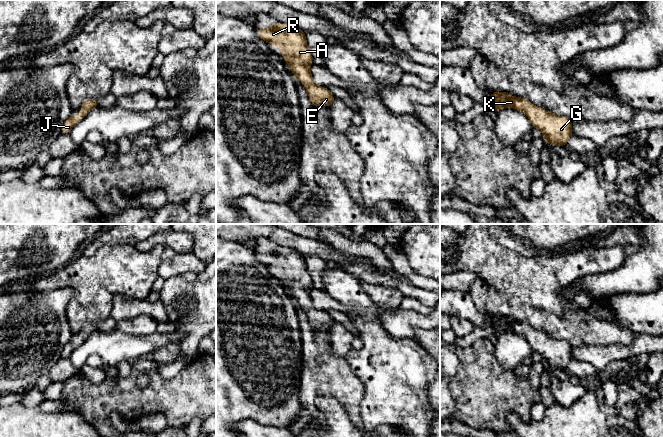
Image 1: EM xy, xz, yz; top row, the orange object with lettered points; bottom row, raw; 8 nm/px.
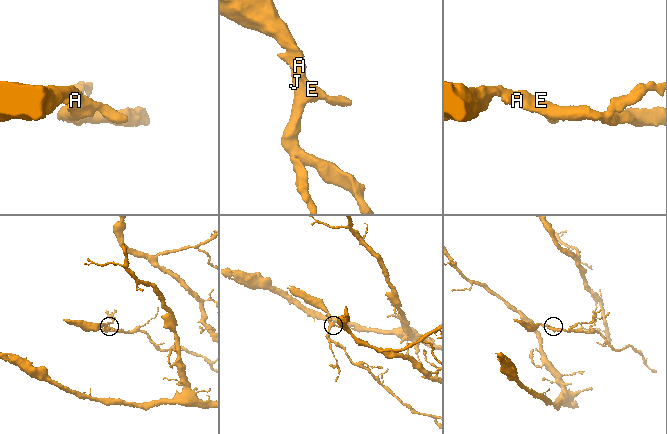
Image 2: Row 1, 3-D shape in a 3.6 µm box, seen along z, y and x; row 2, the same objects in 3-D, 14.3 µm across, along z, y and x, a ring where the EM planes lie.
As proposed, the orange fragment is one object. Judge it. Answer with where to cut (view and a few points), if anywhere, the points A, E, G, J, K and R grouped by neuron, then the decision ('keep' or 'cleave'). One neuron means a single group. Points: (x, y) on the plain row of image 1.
no cut | A E G J K R | keep

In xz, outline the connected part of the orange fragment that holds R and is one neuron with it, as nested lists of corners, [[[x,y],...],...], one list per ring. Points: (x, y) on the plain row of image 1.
[[[274,245],[270,252],[259,253],[257,258],[283,277],[283,284],[298,305],[304,308],[311,327],[317,331],[324,329],[330,332],[335,324],[333,318],[328,312],[313,307],[310,294],[313,280],[307,269],[305,255],[285,247],[279,251]]]

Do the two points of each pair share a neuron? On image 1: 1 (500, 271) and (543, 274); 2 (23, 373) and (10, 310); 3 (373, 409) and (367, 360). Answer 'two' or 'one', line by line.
1: one
2: one
3: one

